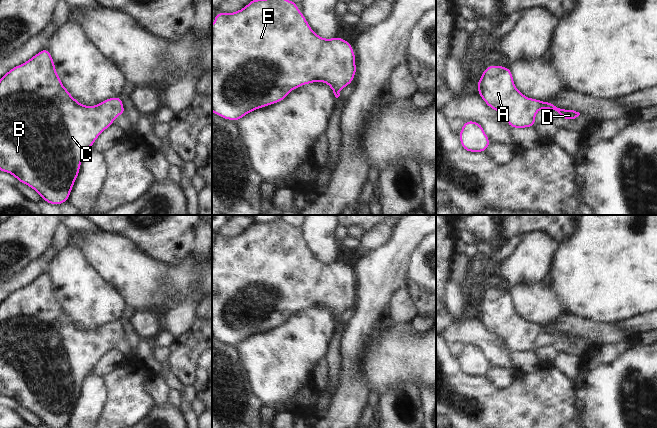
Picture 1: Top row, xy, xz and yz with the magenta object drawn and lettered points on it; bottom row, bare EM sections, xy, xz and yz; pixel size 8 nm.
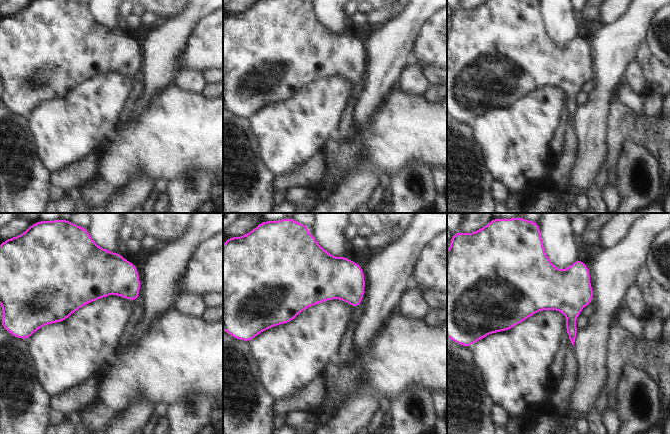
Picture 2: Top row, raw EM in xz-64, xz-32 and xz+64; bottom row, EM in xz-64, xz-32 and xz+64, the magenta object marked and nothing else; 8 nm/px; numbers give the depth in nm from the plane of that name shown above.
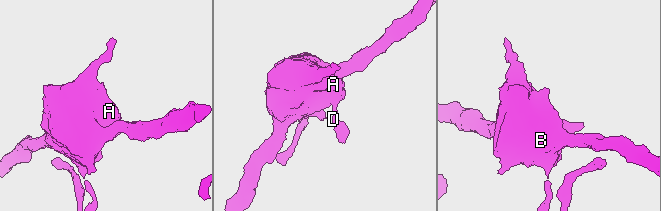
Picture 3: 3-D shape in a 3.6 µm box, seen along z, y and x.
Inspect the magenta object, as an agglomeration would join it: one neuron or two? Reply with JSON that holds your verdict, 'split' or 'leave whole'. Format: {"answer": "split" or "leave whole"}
{"answer": "leave whole"}

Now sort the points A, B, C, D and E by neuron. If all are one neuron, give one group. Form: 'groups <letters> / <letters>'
groups A B C D E

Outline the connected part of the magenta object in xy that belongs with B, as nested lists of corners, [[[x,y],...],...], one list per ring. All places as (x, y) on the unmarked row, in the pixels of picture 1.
[[[45,272],[25,287],[10,293],[0,303],[0,395],[12,398],[28,409],[49,428],[68,426],[78,401],[83,380],[95,364],[119,339],[126,339],[121,319],[105,323],[95,330],[80,328],[63,310],[51,276]]]

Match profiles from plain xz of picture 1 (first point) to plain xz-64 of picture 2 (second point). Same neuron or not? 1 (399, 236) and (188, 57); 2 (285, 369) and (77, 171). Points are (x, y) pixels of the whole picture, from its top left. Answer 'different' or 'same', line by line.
1: different
2: different

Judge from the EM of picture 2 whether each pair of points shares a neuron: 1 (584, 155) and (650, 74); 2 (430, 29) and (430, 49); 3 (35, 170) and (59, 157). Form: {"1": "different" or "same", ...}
{"1": "different", "2": "same", "3": "different"}

